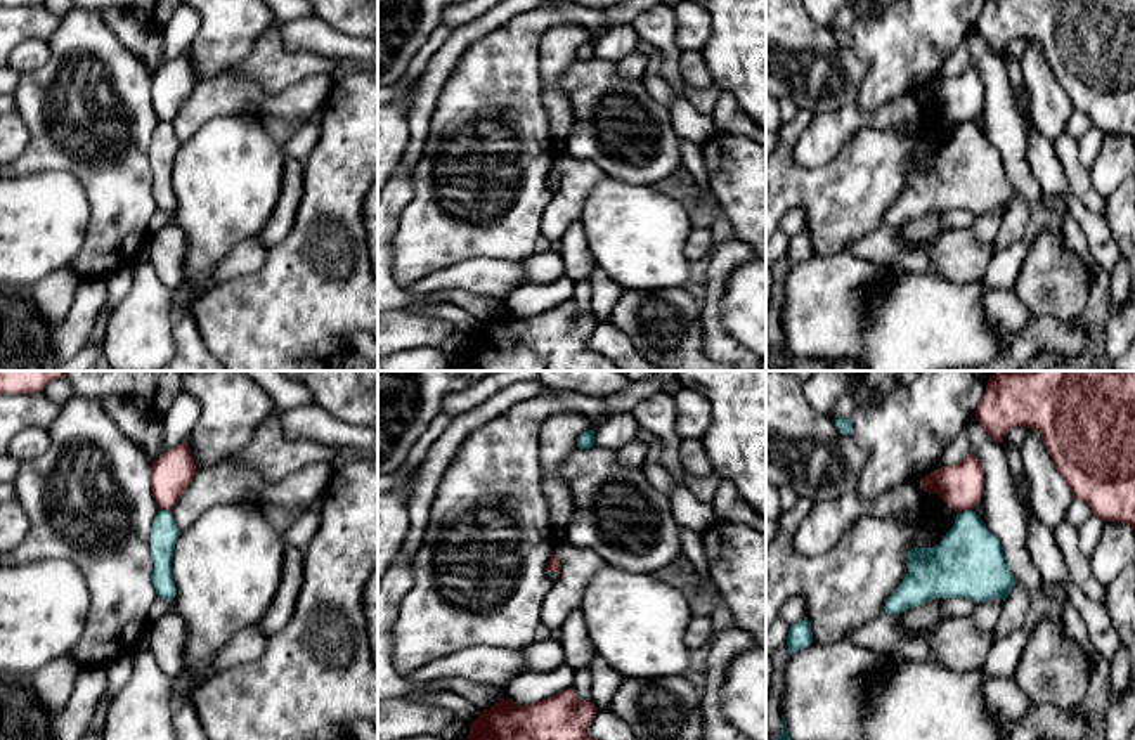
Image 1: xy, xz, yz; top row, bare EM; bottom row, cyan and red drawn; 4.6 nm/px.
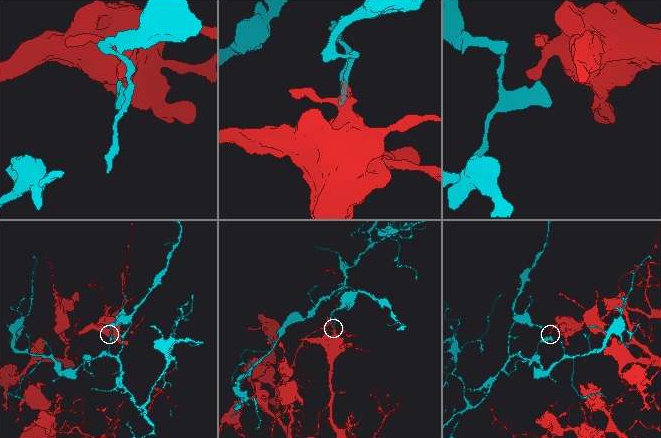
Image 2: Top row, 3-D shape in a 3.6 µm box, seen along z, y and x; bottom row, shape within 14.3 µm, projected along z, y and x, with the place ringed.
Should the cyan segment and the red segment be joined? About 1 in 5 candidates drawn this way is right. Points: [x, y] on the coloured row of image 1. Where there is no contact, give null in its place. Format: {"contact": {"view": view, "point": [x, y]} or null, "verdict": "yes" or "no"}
{"contact": {"view": "yz", "point": [964, 512]}, "verdict": "no"}

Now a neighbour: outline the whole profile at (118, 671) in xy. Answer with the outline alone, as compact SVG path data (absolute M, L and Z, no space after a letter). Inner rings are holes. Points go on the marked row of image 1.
M125 652L106 665L107 688L101 702L109 702L128 683L133 669L135 652Z

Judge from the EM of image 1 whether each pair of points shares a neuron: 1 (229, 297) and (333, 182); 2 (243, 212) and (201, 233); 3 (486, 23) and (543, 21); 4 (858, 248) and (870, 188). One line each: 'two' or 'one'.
1: one
2: one
3: two
4: two

